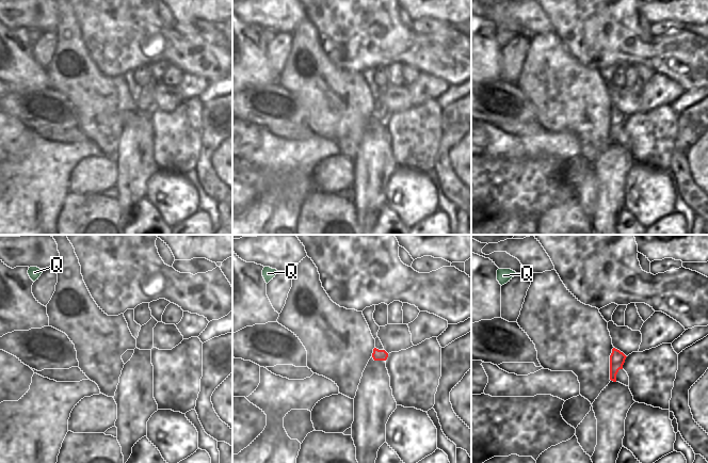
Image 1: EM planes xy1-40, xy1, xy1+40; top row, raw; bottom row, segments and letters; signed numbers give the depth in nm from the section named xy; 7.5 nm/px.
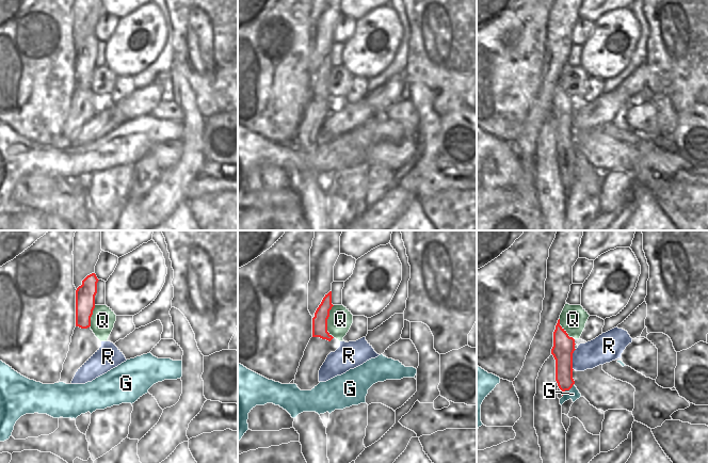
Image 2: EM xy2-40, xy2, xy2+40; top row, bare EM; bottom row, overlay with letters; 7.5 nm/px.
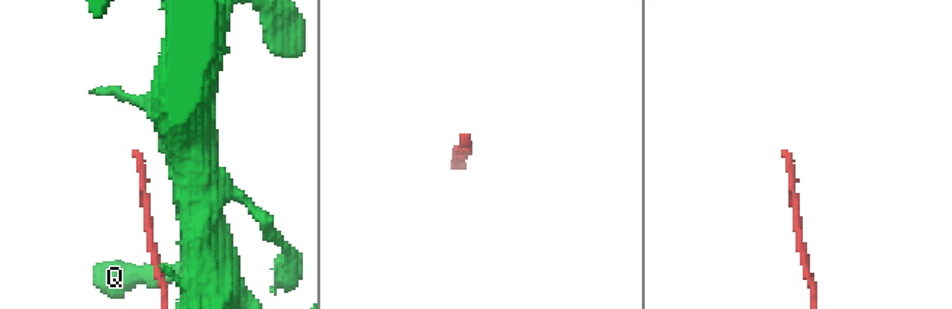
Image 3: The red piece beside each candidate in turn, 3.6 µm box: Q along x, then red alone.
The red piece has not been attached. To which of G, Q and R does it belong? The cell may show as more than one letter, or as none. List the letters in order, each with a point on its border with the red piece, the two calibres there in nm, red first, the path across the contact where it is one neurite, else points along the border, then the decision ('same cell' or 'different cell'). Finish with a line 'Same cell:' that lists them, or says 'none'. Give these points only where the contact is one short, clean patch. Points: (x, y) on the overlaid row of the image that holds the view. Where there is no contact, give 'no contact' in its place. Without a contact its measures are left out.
G: meets red in xy2+40 at (567, 389); 130 nm thick on the red side, 90 nm on the other; border along xy2+40 (574, 383), (562, 395); different cell
Q: meets red in xy2 at (326, 321); 110 nm thick on the red side, 180 nm on the other; border along xy2 (334, 305), (330, 310), (327, 319), (327, 332), (333, 337); different cell
R: meets red in xy2+40 at (572, 360); 160 nm thick on the red side, 200 nm on the other; border along xy2+40 (576, 349), (573, 353), (573, 369); different cell
Same cell: none

